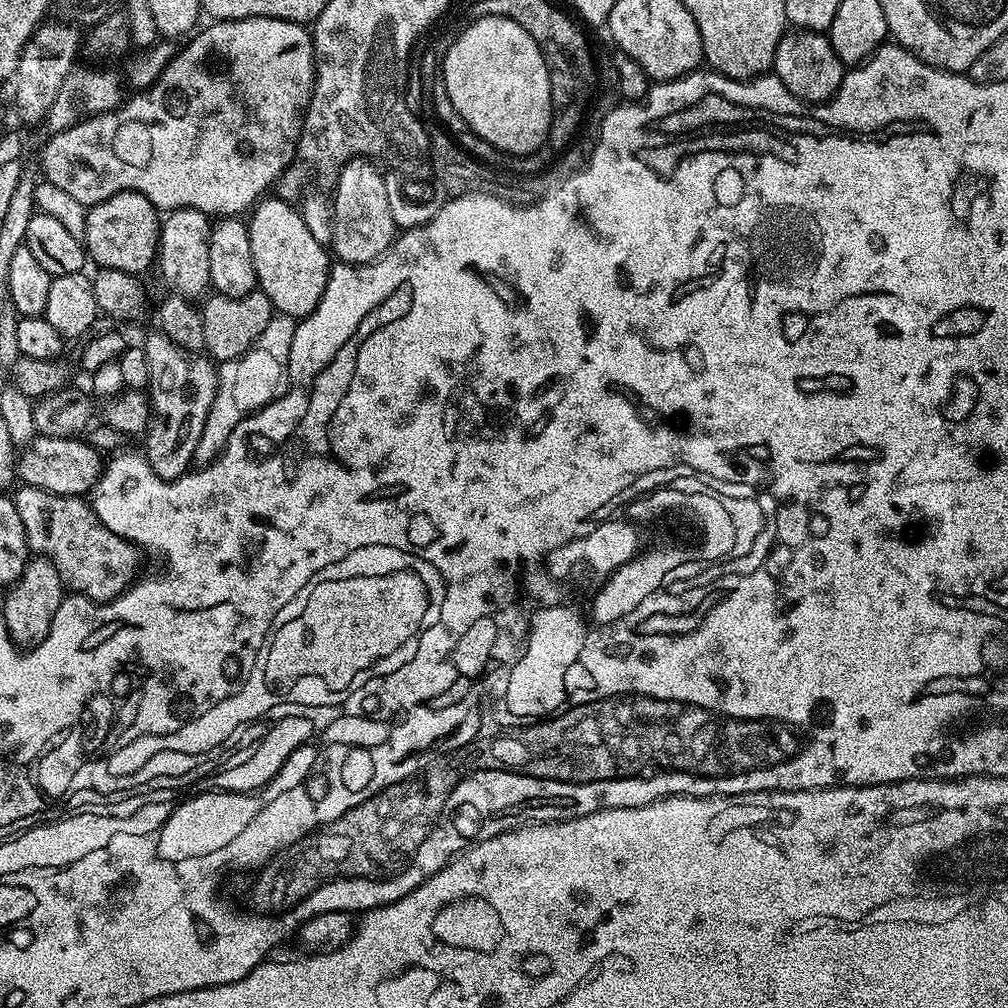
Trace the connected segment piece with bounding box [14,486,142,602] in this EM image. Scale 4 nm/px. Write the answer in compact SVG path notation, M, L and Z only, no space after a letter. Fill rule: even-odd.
M20 486L20 489L14 492L14 499L18 506L18 514L22 514L22 526L26 530L29 549L36 554L46 553L48 559L54 562L65 589L81 596L89 596L91 600L103 602L118 598L126 589L132 587L138 576L136 571L140 568L141 549L131 540L123 540L121 536L111 532L100 521L87 499L79 496L63 496L27 486Z

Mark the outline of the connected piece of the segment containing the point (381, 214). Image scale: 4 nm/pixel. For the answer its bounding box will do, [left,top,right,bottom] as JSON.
[330,156,398,264]

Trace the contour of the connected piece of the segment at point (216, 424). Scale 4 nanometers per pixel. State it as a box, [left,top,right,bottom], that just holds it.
[194,314,297,465]

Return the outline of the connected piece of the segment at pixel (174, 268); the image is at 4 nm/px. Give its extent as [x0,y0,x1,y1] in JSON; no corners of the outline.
[158,208,212,298]

